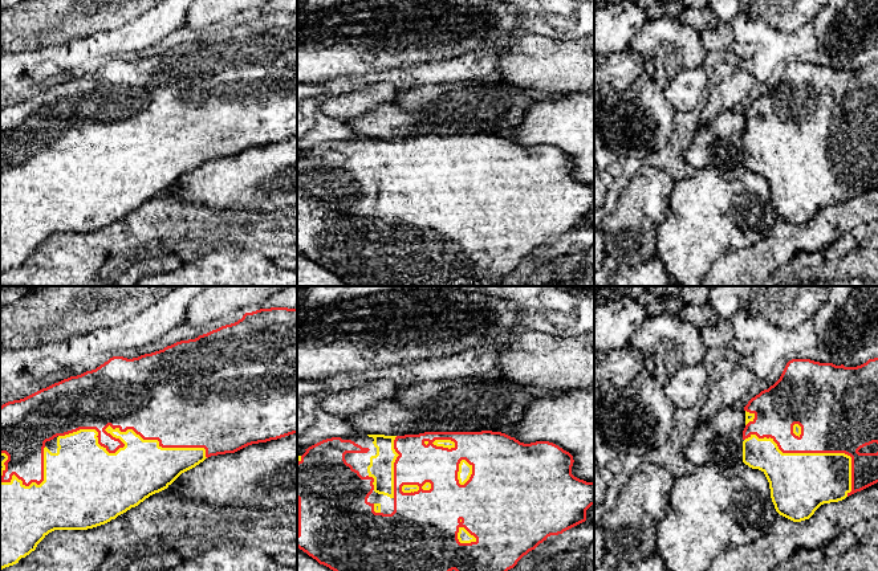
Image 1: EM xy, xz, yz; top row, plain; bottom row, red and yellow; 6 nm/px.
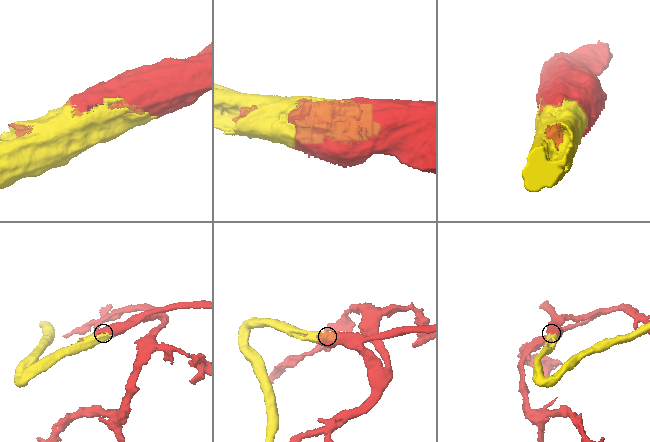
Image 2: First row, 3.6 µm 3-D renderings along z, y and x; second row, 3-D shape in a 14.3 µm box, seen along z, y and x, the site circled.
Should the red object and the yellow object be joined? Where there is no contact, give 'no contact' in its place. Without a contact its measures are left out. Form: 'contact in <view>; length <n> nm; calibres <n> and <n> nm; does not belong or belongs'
contact in xy; length 900 nm; calibres 440 and 260 nm; belongs

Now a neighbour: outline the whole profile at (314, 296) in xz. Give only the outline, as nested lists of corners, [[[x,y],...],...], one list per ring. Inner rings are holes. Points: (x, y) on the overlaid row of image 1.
[[[297,286],[297,307],[302,309],[305,305],[318,307],[325,305],[347,301],[355,297],[375,295],[385,291],[395,290],[420,290],[420,289],[446,289],[447,286]]]

